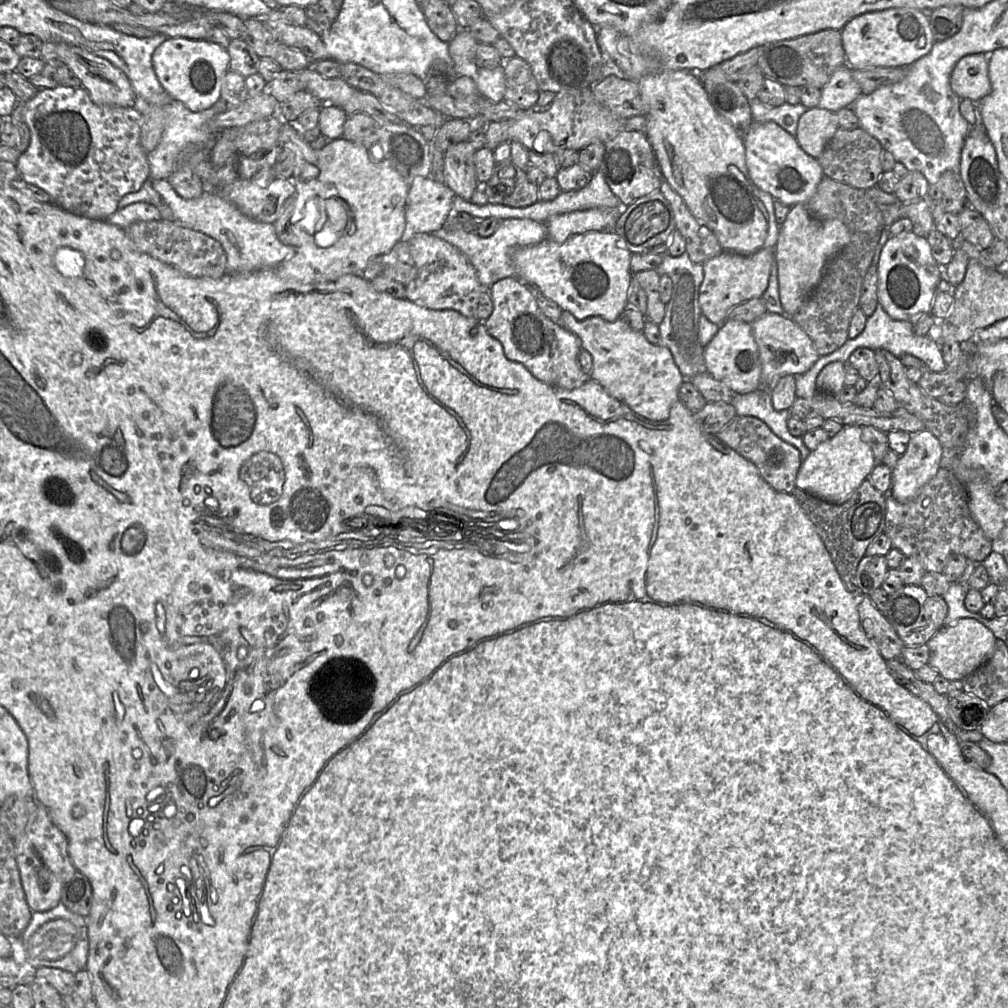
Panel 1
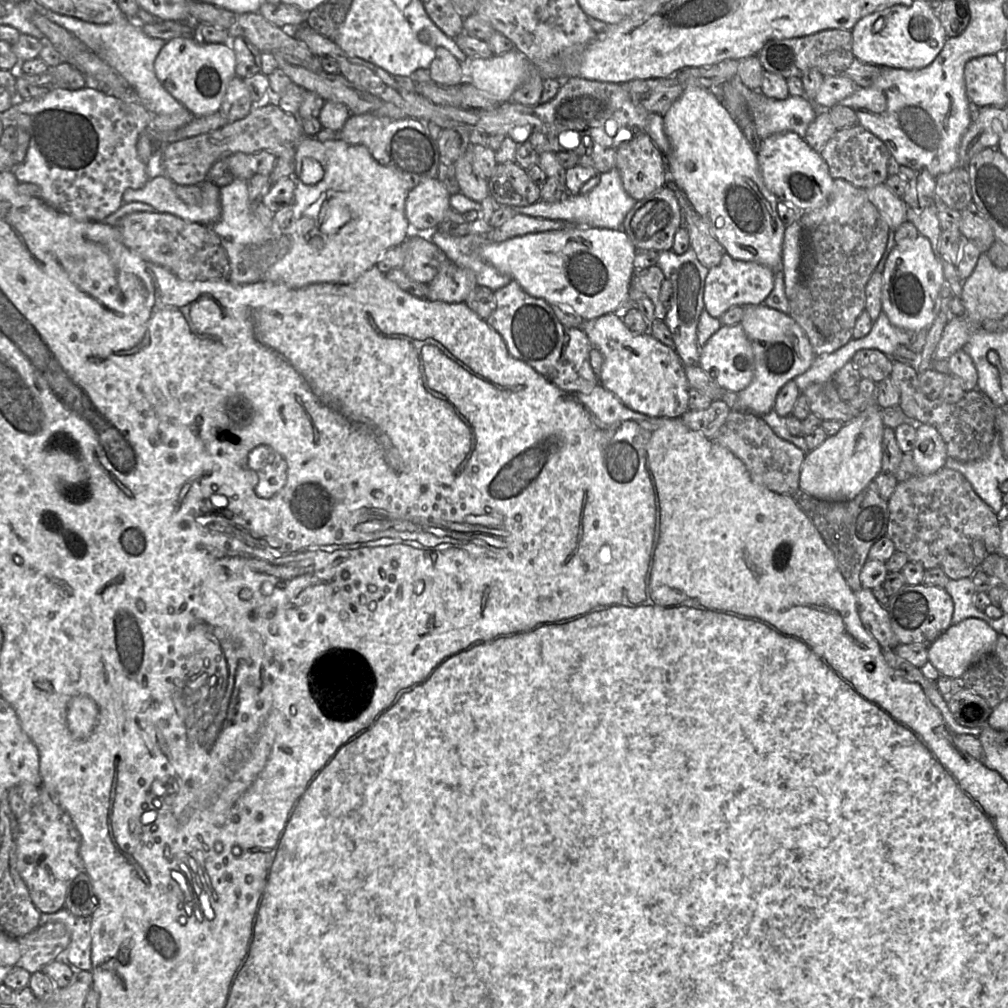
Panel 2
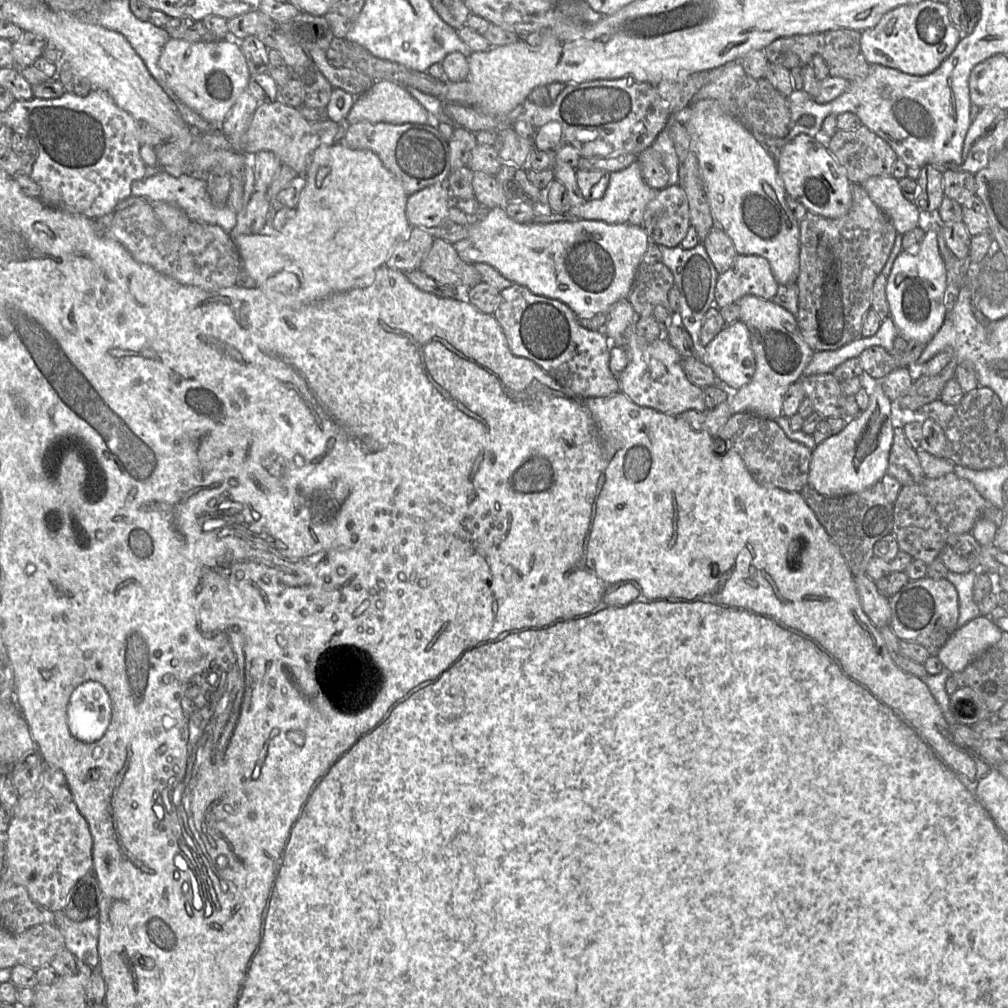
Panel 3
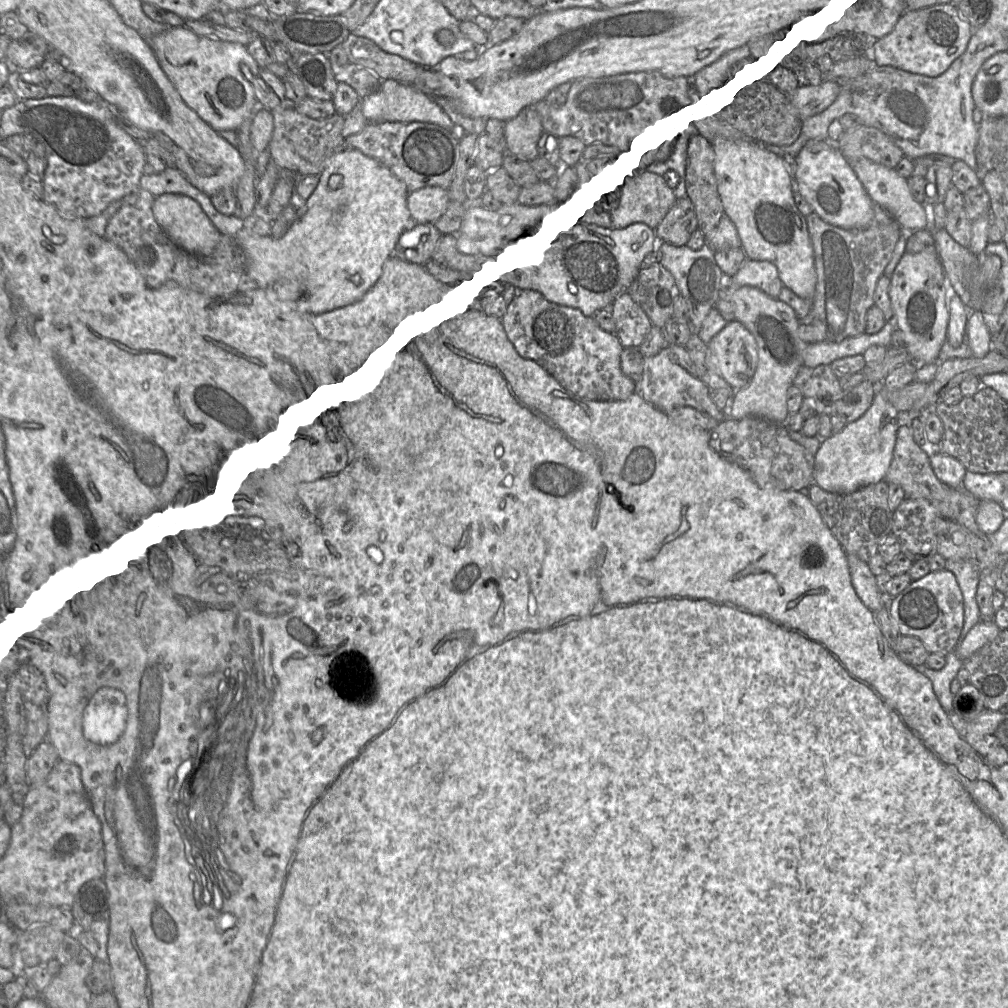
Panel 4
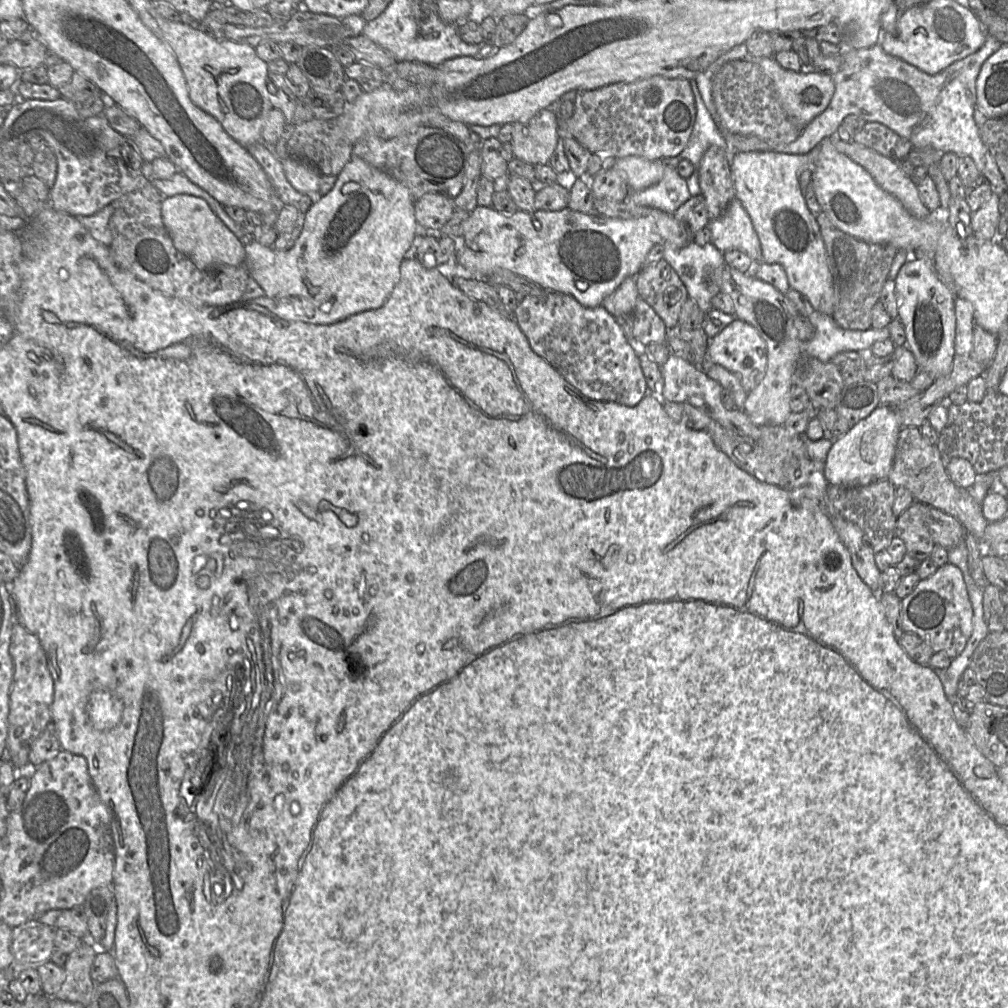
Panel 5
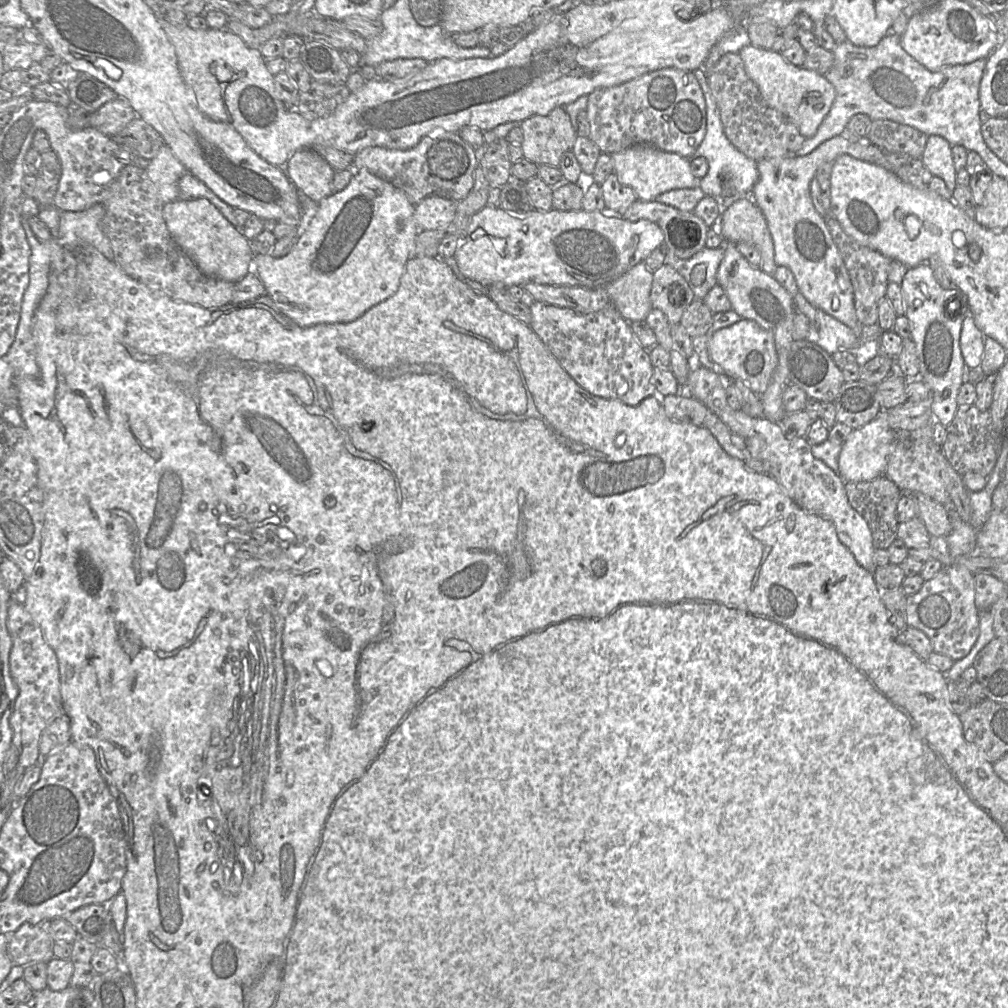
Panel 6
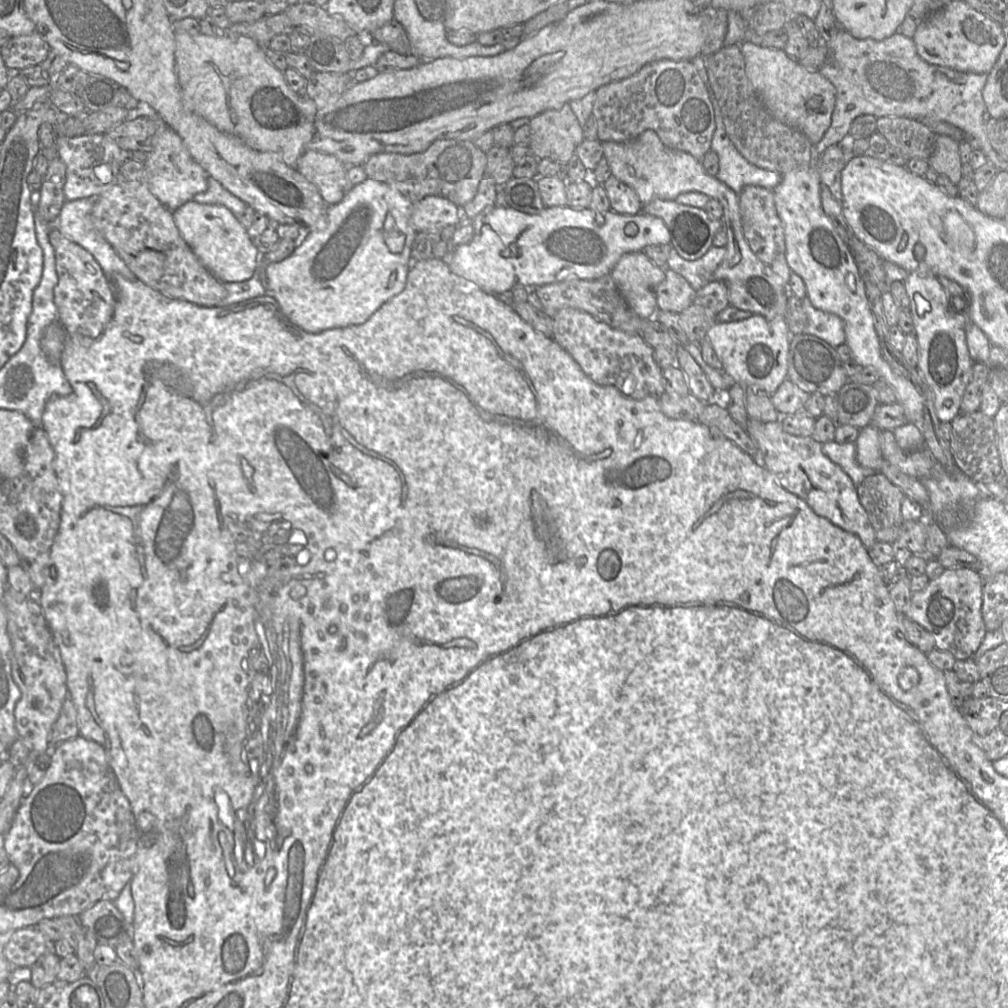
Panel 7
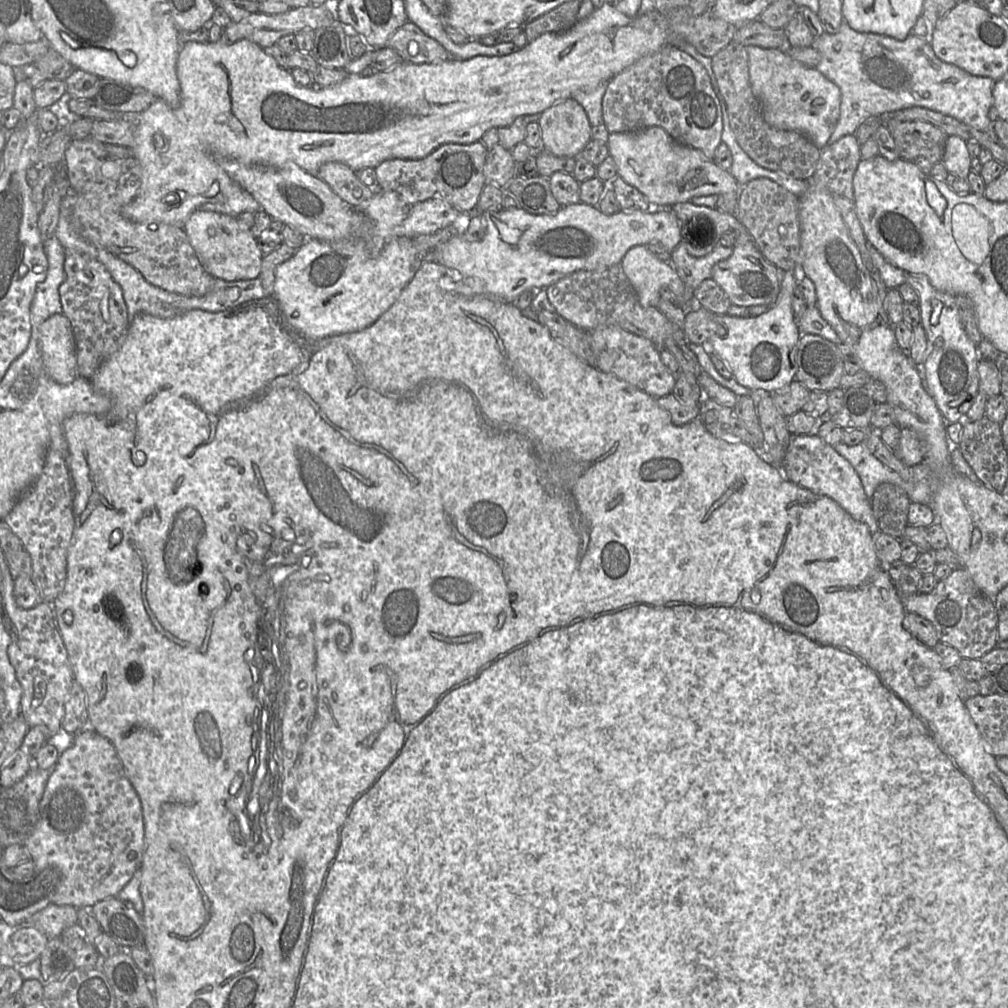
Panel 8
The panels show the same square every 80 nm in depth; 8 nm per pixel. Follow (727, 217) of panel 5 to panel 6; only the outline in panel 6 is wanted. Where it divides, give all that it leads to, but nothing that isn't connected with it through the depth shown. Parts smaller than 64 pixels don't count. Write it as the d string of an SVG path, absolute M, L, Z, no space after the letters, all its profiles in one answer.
M739 197L724 209L718 217L717 228L726 242L755 245L761 254L759 268L771 276L774 274L777 264L773 240L765 217L751 197Z

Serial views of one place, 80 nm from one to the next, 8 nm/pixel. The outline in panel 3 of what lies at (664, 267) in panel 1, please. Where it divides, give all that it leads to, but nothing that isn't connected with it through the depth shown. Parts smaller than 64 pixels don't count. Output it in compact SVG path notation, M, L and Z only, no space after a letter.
M699 243L692 249L683 249L680 246L659 246L663 263L673 274L674 285L679 290L678 324L690 335L696 356L701 359L703 347L700 345L700 331L707 311L714 306L715 287L719 272L715 269L706 249Z

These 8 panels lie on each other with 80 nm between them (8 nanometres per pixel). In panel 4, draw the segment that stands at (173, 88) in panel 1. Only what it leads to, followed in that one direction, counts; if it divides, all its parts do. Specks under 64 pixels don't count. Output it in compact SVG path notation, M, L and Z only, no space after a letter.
M184 26L168 27L148 43L183 101L214 130L235 131L258 105L254 80L261 69L245 45L201 37Z

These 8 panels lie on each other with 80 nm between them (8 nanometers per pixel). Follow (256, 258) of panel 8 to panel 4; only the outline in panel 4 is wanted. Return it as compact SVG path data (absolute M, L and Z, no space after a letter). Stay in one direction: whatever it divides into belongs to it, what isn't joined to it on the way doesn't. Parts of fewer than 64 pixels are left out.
M163 194L155 198L153 214L169 239L182 250L196 256L210 256L221 239L221 232L213 225L194 199L180 194Z

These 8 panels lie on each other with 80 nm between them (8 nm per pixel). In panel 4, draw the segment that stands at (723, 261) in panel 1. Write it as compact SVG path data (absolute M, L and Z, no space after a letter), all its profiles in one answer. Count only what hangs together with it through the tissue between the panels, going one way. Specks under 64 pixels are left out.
M746 259L738 272L729 277L728 285L756 287L772 298L777 298L784 286L775 264L752 259Z

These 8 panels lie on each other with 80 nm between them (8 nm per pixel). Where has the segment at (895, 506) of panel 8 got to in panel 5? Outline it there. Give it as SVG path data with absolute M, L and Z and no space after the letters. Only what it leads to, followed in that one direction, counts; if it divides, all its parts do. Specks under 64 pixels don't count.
M883 479L865 486L829 485L824 496L824 509L830 518L842 518L856 524L873 552L886 550L895 537L897 517L893 512L895 486Z

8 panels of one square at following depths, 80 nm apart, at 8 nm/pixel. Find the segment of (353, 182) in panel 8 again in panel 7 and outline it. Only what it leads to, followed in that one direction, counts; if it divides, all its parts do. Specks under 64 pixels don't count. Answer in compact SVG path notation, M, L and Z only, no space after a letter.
M306 151L297 160L296 170L316 186L328 205L339 203L355 186L347 178L347 166L323 152Z

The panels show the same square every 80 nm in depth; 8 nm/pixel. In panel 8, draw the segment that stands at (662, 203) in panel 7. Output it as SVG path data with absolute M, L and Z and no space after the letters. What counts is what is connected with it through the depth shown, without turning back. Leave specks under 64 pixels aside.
M691 202L676 203L669 207L677 216L681 242L689 255L702 257L712 251L725 232L748 234L747 229L733 213L698 206Z

